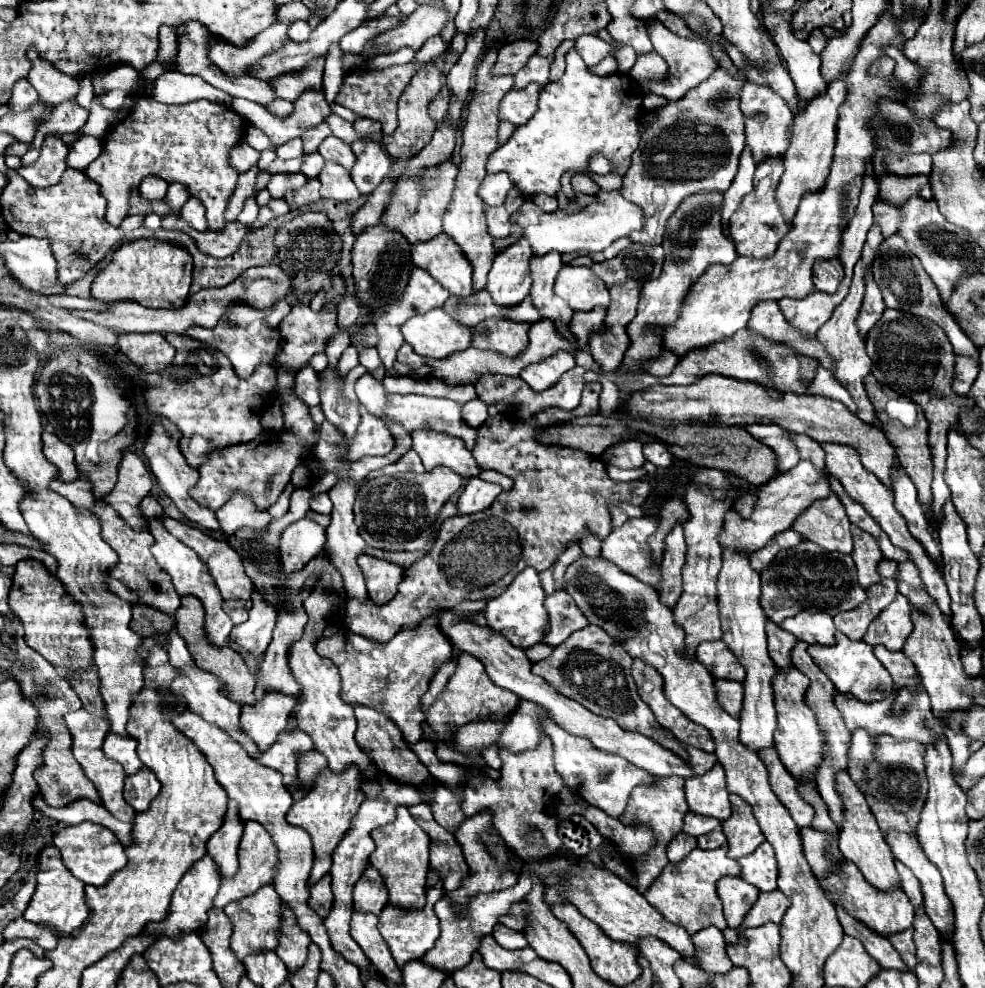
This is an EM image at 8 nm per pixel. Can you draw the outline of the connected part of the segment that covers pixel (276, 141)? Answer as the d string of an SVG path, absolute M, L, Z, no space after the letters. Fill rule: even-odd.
M308 90L308 94L302 94L302 96L294 102L294 112L292 112L290 116L284 116L284 118L280 118L280 116L272 116L270 112L266 112L264 106L258 106L258 104L252 104L252 102L248 102L248 100L240 100L240 98L234 98L232 108L234 108L240 116L244 116L248 122L252 122L256 128L260 128L260 130L270 138L270 142L272 142L272 148L270 148L270 150L260 152L260 160L258 160L260 170L264 170L264 168L274 160L274 156L276 156L276 148L278 148L278 146L286 144L286 142L292 140L292 138L300 138L304 130L308 130L308 128L312 128L312 126L318 126L318 124L324 122L326 116L330 114L330 104L326 102L322 90L318 90L318 92L310 92L310 90Z

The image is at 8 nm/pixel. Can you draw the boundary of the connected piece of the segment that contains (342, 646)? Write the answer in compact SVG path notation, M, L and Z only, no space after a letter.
M440 612L430 614L428 618L424 618L416 628L406 628L400 630L390 642L368 642L366 638L356 638L356 634L348 634L348 630L340 630L334 636L326 638L322 636L320 642L316 642L316 652L328 660L334 662L334 666L340 670L340 698L350 704L362 704L362 706L370 706L374 710L378 710L385 714L404 734L404 740L408 744L414 744L418 740L422 740L422 724L426 722L426 714L420 708L420 700L428 690L430 680L434 678L436 670L444 664L450 662L454 656L454 646L452 642L448 642L448 638L444 638L444 634L440 634Z

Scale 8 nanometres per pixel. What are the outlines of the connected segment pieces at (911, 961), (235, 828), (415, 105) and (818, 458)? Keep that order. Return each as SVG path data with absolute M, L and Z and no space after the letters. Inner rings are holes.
M910 928L910 930L904 930L904 932L900 932L900 934L892 934L888 940L896 946L898 954L904 958L904 964L912 970L912 968L916 966L914 942L912 942L912 928Z
M228 802L228 812L224 816L224 826L208 840L208 854L220 866L222 878L234 876L238 870L238 844L244 832L244 822L236 814L236 802Z
M428 64L428 66L422 66L418 68L418 72L414 74L412 82L408 84L408 88L402 92L400 96L400 102L398 102L398 128L394 134L390 136L384 136L382 144L386 148L386 152L394 158L394 160L408 160L412 156L416 156L432 138L434 130L436 130L436 122L428 116L428 104L436 98L436 94L440 92L442 88L442 82L444 76L442 72Z
M794 434L796 446L800 446L800 458L808 458L818 470L824 470L824 450L820 450L820 444L804 434Z

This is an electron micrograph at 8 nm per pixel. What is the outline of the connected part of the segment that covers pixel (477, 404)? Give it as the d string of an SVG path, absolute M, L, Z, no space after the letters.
M470 400L462 406L462 420L472 426L472 428L478 428L484 424L484 420L488 418L488 406L480 400Z

